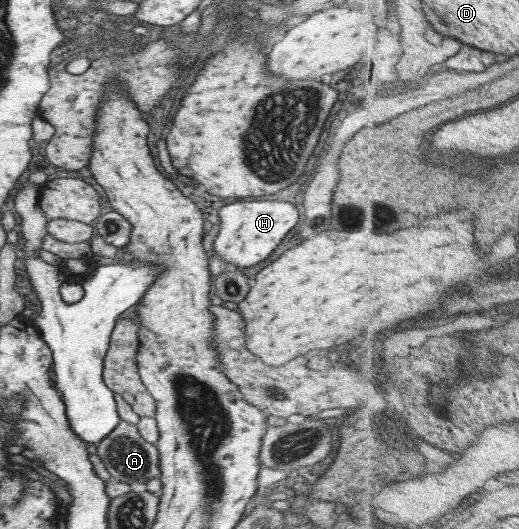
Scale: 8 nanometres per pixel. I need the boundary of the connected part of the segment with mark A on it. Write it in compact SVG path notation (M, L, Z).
M119 420L119 424L103 440L95 446L95 454L101 460L103 468L109 473L111 480L131 484L146 484L152 478L160 477L157 450L154 444L144 441L139 436L135 425Z

